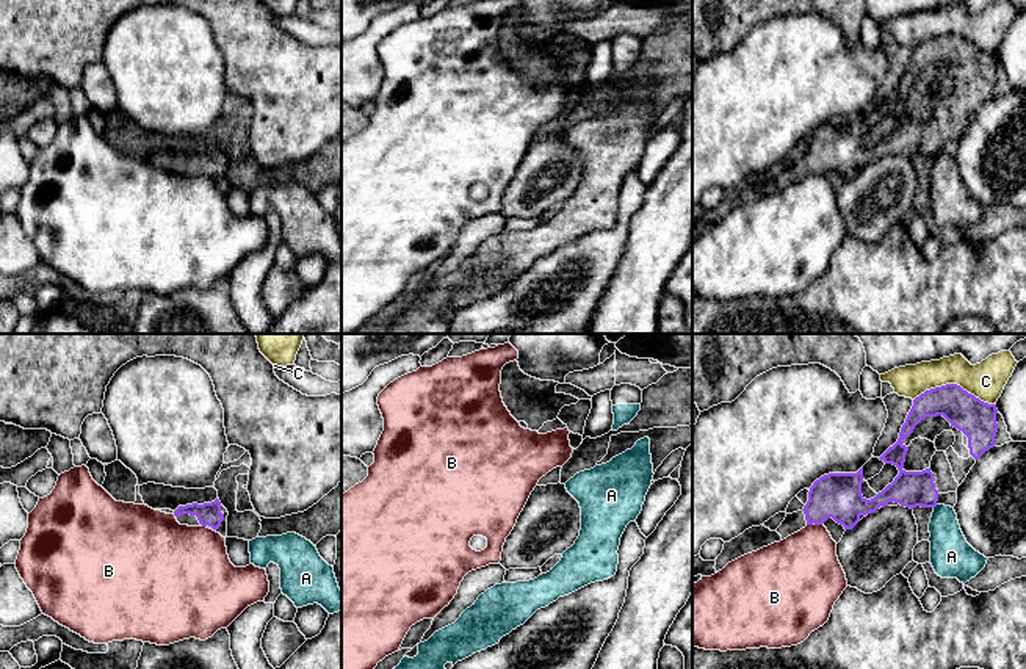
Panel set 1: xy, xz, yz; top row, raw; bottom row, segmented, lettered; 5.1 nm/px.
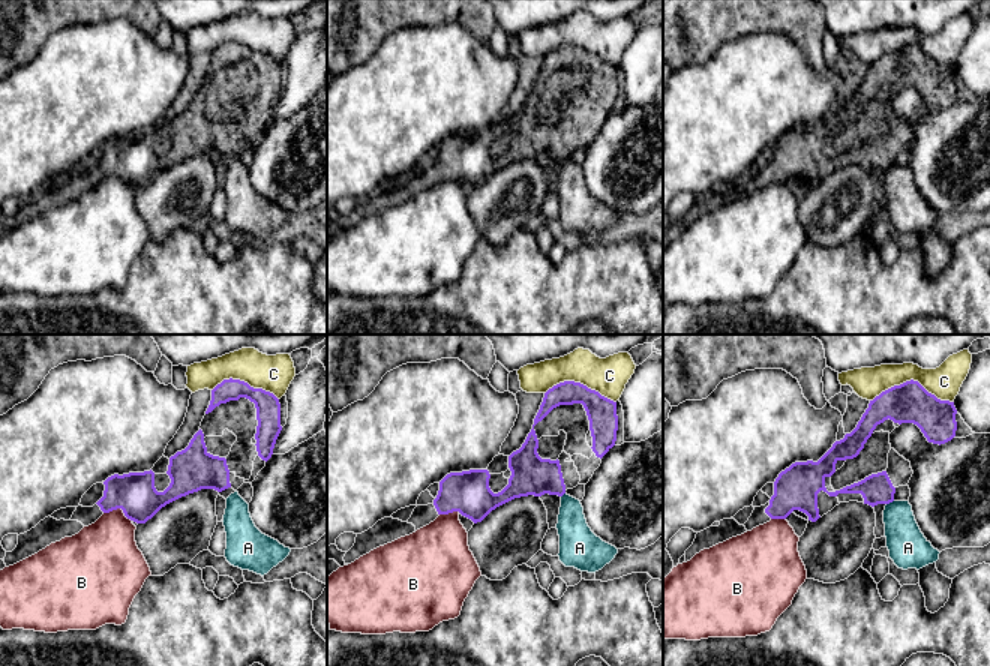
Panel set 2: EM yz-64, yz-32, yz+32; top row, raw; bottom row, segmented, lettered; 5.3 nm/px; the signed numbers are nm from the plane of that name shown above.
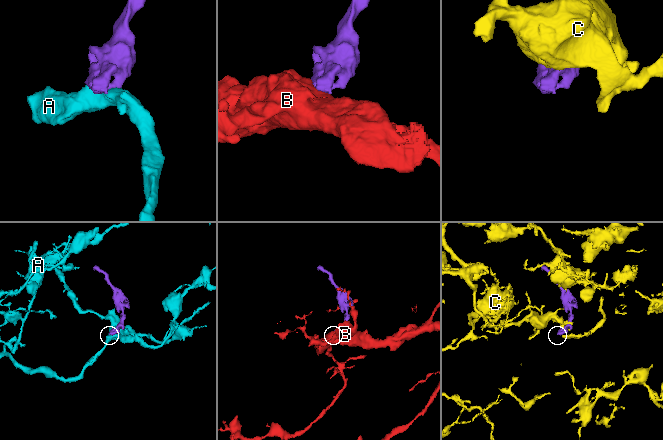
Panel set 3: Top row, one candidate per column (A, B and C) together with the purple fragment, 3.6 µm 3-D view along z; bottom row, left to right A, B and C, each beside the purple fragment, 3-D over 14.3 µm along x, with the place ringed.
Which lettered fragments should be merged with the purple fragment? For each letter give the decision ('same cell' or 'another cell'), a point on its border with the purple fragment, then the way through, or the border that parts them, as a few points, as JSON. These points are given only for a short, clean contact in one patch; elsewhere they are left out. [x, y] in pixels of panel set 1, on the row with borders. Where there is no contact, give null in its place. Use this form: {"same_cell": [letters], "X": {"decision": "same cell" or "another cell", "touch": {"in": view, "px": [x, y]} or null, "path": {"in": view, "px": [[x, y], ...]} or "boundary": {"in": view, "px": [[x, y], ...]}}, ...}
{"same_cell": [], "A": {"decision": "another cell", "touch": null}, "B": {"decision": "another cell", "touch": {"in": "yz", "px": [815, 524]}, "boundary": {"in": "yz", "px": [[823, 522], [807, 525]]}}, "C": {"decision": "another cell", "touch": {"in": "yz", "px": [954, 384]}}}

